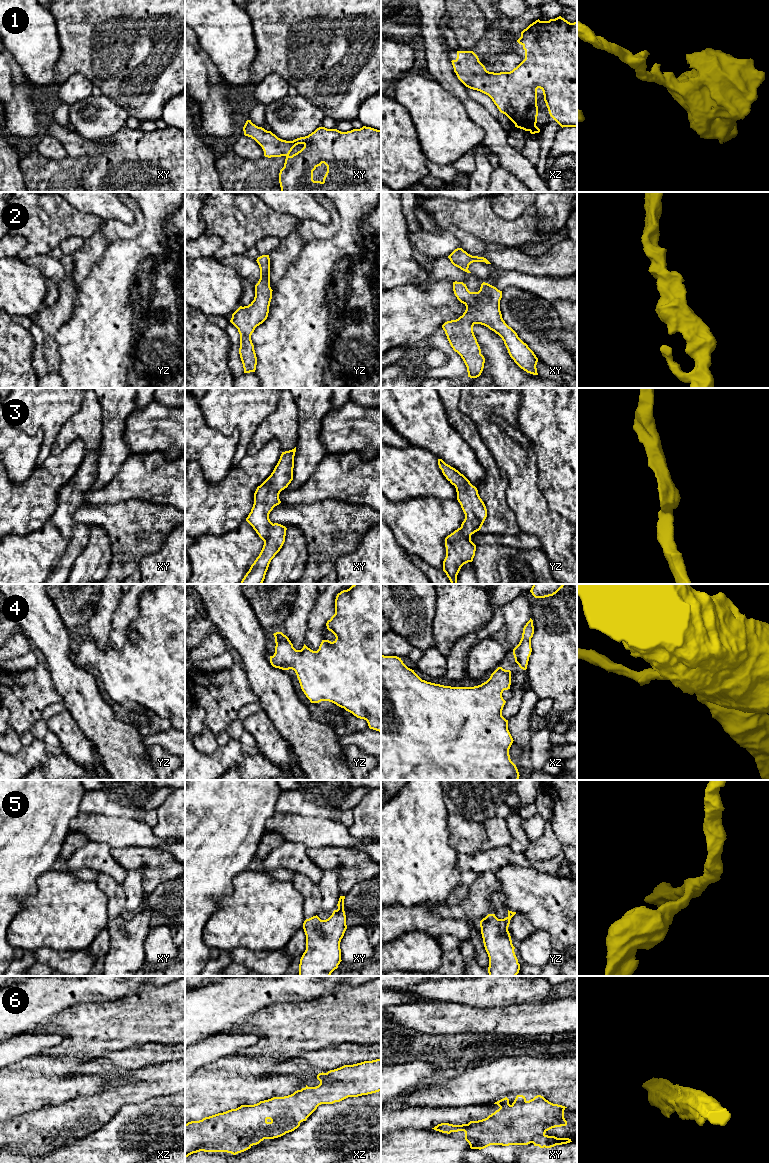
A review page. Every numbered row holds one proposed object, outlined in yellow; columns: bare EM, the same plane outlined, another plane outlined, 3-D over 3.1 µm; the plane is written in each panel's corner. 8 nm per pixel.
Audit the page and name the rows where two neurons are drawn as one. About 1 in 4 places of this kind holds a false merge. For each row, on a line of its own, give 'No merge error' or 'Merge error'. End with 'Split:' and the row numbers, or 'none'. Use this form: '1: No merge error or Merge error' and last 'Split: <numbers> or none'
1: No merge error
2: No merge error
3: No merge error
4: No merge error
5: No merge error
6: No merge error
Split: none

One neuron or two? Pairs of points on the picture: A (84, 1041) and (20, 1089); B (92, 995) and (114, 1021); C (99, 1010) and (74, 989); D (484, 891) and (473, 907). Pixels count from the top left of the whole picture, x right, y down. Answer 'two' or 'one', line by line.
A: two
B: two
C: two
D: one

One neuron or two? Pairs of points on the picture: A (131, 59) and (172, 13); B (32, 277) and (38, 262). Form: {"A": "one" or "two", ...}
{"A": "one", "B": "two"}

